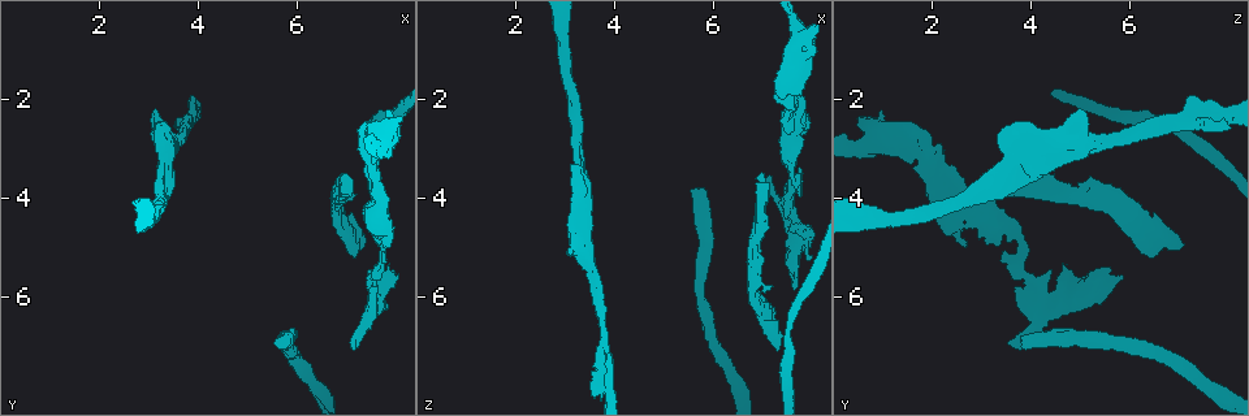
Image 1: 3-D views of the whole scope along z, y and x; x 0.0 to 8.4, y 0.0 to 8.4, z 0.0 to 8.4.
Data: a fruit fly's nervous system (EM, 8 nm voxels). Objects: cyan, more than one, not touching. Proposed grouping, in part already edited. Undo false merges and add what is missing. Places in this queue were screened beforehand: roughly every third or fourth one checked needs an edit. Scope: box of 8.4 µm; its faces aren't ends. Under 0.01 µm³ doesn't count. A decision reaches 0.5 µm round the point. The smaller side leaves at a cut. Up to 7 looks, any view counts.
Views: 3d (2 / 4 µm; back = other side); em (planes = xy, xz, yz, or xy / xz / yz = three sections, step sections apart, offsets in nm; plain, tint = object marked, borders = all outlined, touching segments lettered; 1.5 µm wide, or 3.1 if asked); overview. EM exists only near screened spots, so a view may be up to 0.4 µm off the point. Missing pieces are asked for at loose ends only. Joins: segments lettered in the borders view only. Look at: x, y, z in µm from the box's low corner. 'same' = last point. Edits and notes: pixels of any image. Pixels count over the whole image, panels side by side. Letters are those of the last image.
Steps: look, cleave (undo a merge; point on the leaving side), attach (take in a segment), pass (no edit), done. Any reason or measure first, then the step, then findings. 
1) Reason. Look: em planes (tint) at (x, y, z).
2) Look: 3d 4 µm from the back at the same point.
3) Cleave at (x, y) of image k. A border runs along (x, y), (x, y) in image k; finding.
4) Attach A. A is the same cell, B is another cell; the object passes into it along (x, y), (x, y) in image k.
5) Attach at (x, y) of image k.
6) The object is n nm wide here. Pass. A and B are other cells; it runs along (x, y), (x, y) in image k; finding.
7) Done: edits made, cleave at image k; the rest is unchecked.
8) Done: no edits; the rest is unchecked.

Look: 3d 4 µm at (5.65, 7.05, 3.75).

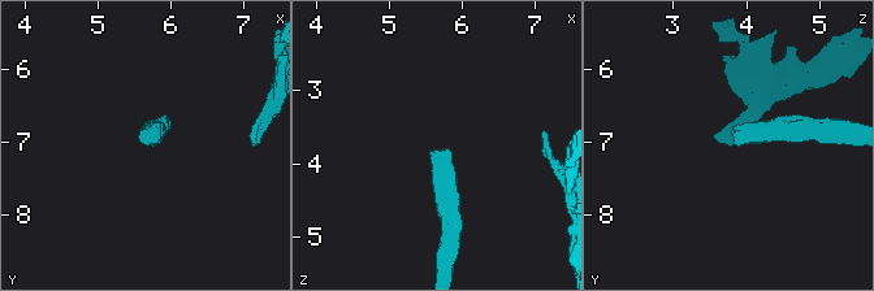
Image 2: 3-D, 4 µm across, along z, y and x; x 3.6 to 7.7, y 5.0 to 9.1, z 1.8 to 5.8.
Look: em xy step 4 (borders) at (5.65, 7.05, 3.80).

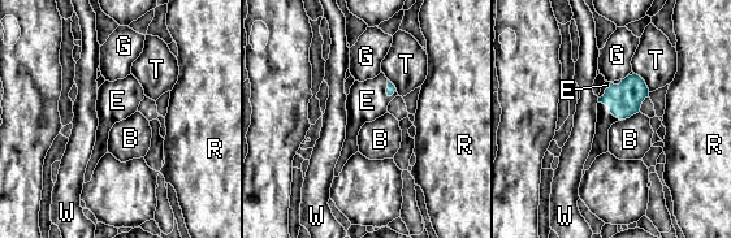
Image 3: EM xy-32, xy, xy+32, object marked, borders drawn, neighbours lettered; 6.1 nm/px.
Attach E. E is the same cell, B, G, R, T and W are other cells; the object passes into it along (624, 99), (610, 86), (606, 85) in image 3; it goes on there.

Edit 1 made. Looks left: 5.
Free end. Look: em planes (borders) at (6.90, 4.00, 3.50).

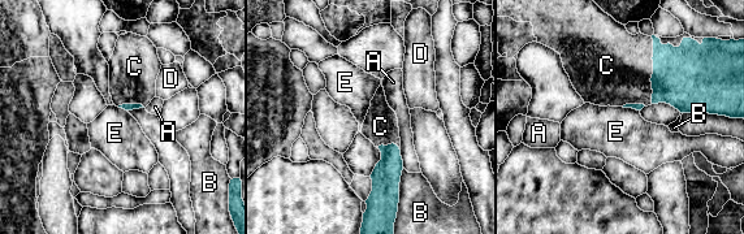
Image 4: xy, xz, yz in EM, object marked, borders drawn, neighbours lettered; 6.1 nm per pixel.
Attach C. C is the same cell, A, B, D and E are other cells; the object passes into it along (692, 78), (653, 70), (613, 68) in image 4; the neuron continues.

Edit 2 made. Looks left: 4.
Arms part here. Look: 3d 4 µm at (3.75, 2.55, 7.20).

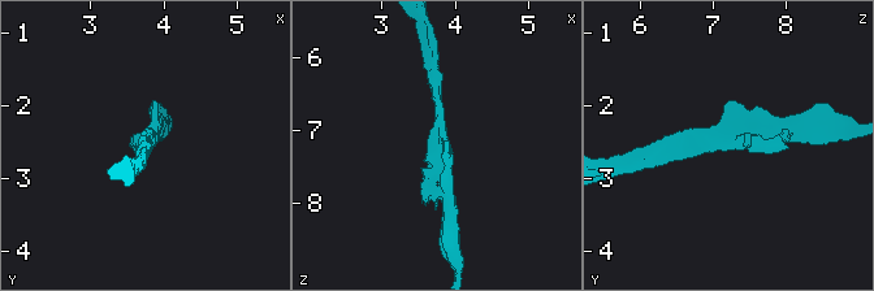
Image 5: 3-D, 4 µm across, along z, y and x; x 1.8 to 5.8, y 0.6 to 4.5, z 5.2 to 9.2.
Look: em planes (tint) at (3.80, 2.50, 7.25).

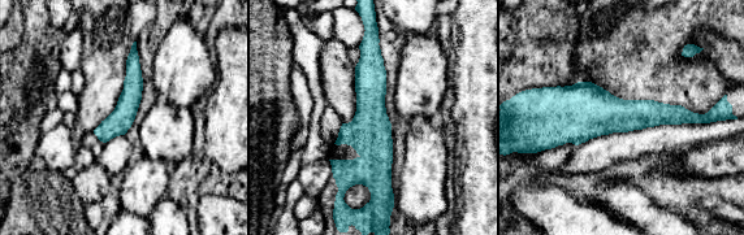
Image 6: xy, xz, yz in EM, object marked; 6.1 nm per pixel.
See the neighbours. Look: em planes (borders) at the same point.

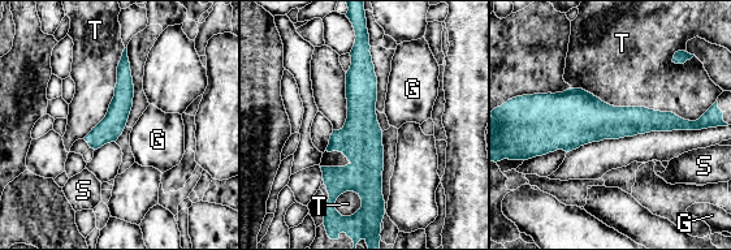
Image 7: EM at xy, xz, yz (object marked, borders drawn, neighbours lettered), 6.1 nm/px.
Pass. G, S and T are other cells; it runs along (358, 47), (362, 146), (371, 203) in image 7; continuous, no second neuron.

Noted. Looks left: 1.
Done: edits made, attach at image 3, attach at image 4; the rest is unchecked.

